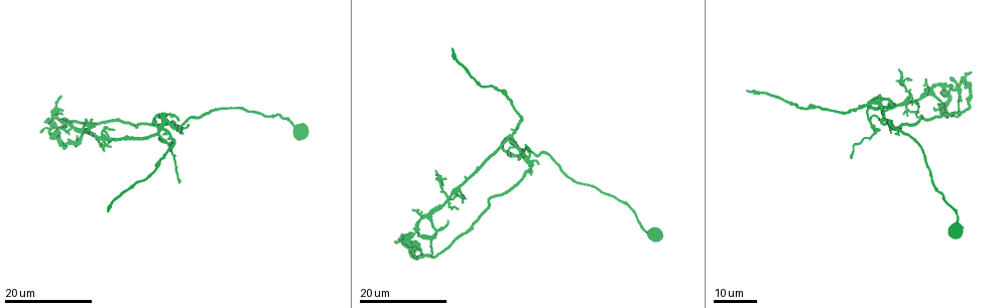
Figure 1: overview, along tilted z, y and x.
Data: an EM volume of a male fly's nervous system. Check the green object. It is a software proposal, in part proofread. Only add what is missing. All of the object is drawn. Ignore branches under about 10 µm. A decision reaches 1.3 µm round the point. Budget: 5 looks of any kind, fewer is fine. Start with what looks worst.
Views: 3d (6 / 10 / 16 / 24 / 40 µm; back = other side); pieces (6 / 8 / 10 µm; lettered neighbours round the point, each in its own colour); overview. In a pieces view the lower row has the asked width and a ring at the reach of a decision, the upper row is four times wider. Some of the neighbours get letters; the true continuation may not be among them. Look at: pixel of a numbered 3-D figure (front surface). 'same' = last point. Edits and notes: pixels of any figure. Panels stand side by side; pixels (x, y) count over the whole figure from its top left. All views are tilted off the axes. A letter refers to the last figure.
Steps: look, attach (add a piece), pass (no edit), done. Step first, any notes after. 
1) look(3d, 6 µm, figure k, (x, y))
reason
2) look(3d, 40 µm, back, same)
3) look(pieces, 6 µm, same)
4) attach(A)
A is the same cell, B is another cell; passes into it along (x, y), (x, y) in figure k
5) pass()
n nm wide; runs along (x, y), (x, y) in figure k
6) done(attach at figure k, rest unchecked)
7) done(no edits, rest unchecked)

look(3d, 16 µm, figure 1, (419, 252))
long arm stops here

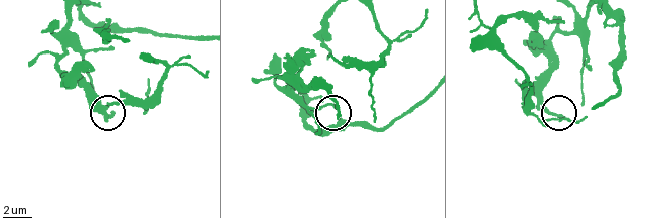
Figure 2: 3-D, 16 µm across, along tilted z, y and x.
look(pieces, 6 µm, figure 2, (339, 115))

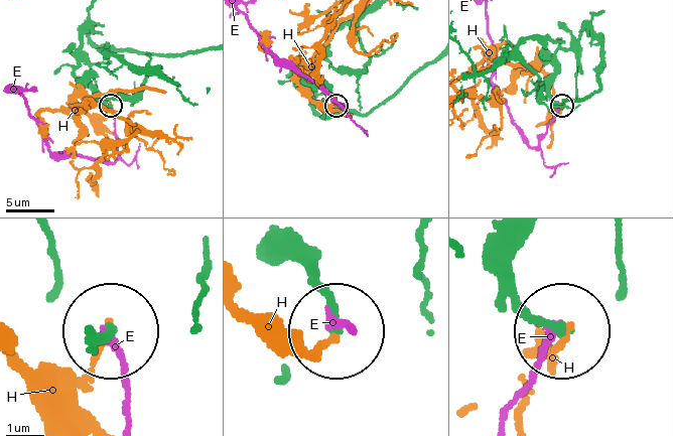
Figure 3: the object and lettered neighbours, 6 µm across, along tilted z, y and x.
pass()
E and H are other cells; runs along (266, 263), (300, 267), (337, 329) in figure 3; no lettered piece goes on from it

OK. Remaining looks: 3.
look(3d, 24 µm, figure 1, (898, 136))
free end

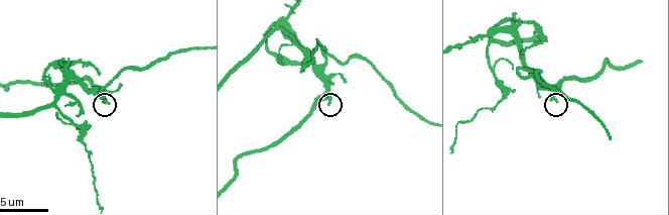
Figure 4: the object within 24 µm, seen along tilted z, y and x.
look(pieces, 10 µm, figure 4, (558, 101))
see the neighbours

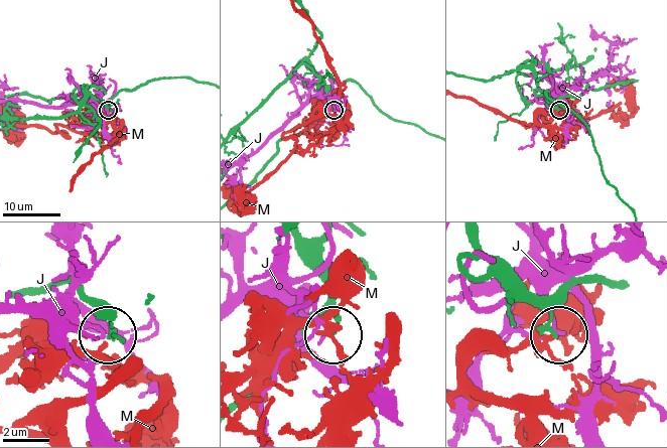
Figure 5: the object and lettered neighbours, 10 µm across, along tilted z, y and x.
pass()
J and M are other cells; runs along (576, 116), (548, 92), (535, 91), (557, 109) in figure 5; no lettered piece goes on from it

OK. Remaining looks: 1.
done(no edits, rest unchecked)

